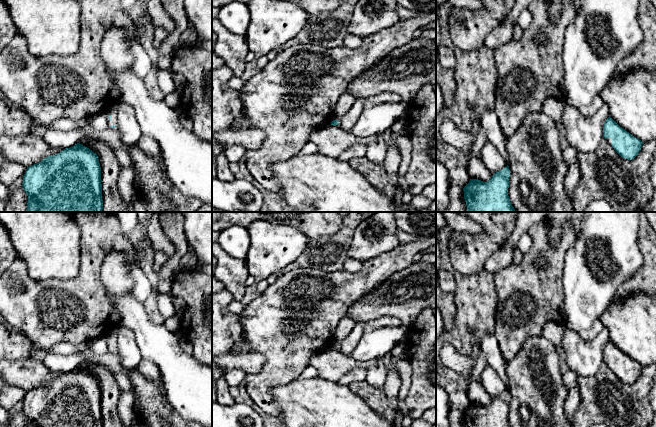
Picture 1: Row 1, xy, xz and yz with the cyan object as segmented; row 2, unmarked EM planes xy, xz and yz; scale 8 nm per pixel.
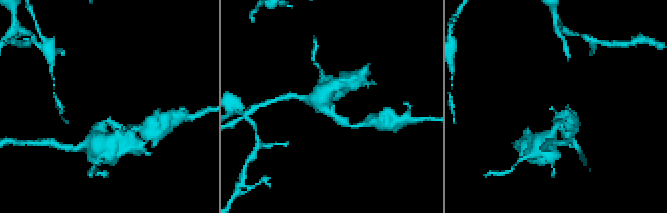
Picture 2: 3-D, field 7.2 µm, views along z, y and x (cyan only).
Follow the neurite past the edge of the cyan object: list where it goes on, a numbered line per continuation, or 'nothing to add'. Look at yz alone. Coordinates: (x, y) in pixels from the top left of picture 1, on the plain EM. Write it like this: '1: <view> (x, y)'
nothing to add

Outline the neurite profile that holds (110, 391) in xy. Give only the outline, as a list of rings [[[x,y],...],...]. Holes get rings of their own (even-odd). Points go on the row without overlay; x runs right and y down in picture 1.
[[[83,361],[78,367],[98,380],[103,427],[124,427],[118,412],[118,401],[123,391],[114,378],[114,372],[109,367],[96,362]]]

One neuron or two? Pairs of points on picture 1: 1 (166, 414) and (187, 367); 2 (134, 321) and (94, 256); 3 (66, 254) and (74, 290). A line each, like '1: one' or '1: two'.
1: two
2: two
3: two

